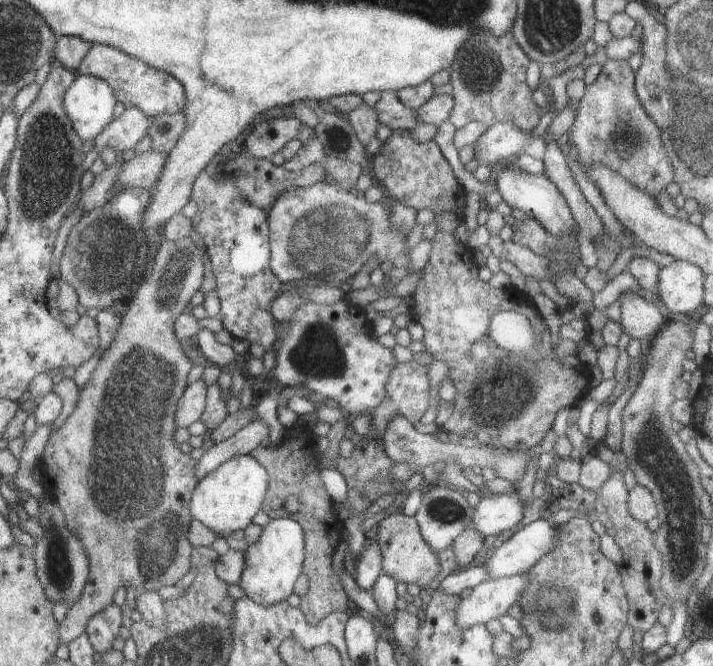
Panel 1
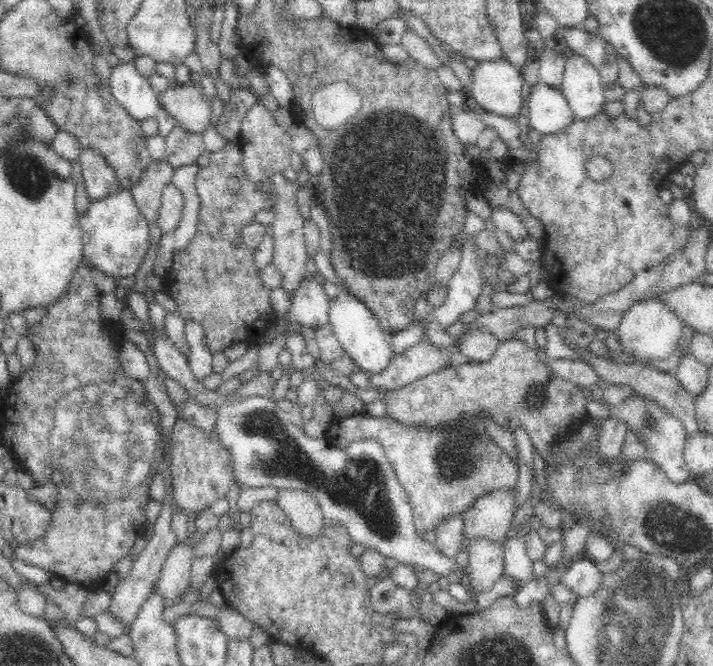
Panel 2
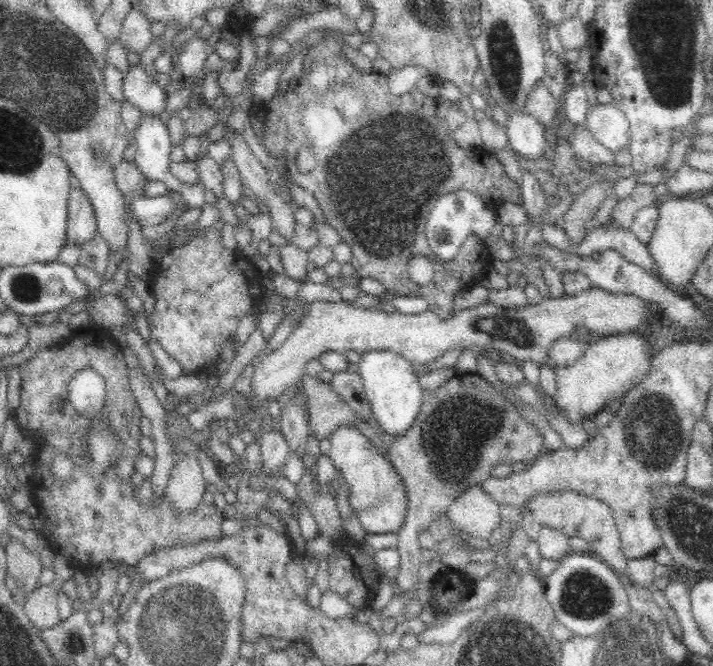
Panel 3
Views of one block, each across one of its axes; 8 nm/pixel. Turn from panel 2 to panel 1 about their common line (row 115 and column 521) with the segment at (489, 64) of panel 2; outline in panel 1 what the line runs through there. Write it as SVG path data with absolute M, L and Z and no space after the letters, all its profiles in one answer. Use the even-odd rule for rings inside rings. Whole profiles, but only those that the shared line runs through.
M517 490L508 494L490 493L474 508L472 524L467 528L484 538L504 532L522 520L526 507Z

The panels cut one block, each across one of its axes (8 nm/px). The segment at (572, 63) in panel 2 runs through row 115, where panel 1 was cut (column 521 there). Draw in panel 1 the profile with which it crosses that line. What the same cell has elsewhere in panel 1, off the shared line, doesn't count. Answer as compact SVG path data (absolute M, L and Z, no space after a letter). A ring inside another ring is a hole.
M520 573L478 583L465 593L456 608L456 624L466 630L477 624L485 625L493 618L507 614L508 608L518 603L528 586L528 574Z

